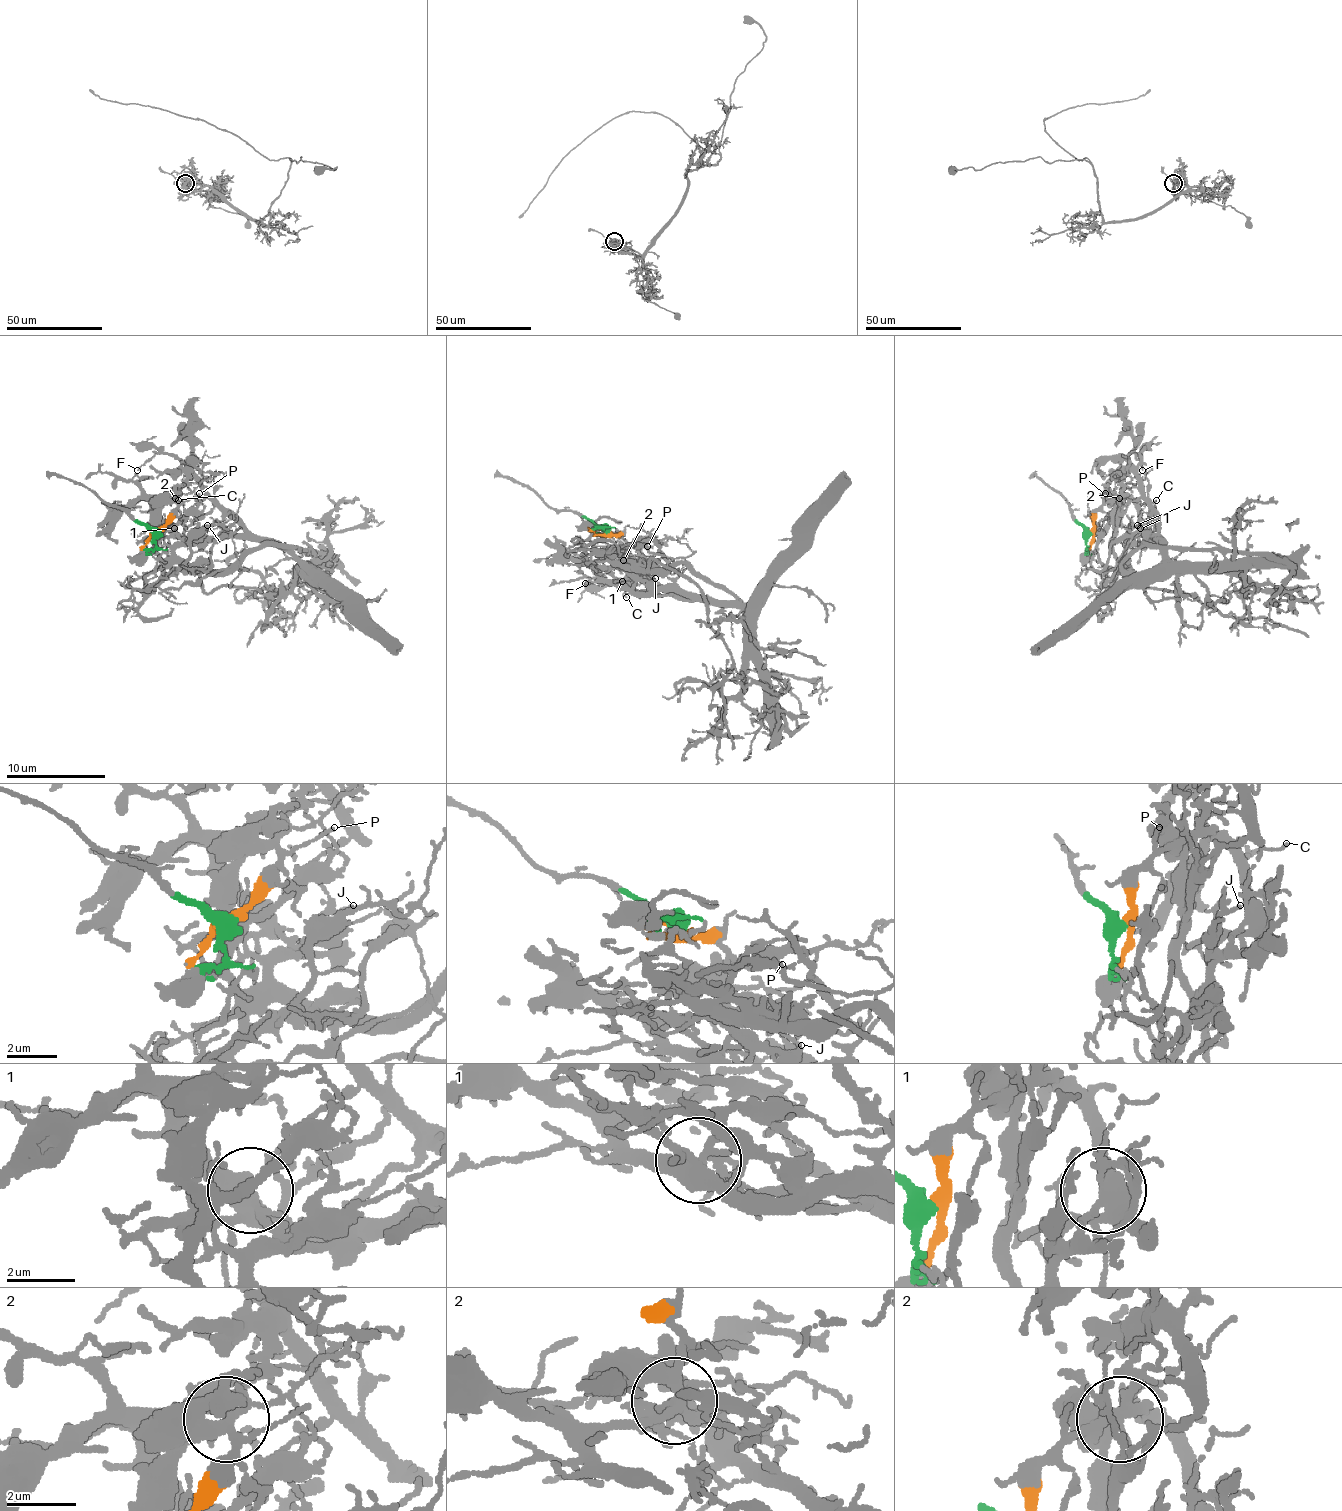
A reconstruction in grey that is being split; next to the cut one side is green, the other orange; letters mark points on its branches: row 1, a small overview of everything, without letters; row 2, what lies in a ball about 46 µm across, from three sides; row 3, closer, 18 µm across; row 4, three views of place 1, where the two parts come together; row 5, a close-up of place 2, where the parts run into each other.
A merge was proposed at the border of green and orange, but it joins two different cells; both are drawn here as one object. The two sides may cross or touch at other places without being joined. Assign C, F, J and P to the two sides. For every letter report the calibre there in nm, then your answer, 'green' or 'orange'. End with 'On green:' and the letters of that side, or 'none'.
C: 110 nm | green
F: 110 nm | orange
J: 110 nm | green
P: 110 nm | orange
On green: C, J

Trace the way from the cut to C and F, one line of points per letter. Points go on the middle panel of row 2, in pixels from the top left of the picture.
C: (602, 529), (599, 531), (604, 531), (594, 541), (597, 549), (627, 574), (622, 581), (632, 584), (627, 596)
F: (602, 529), (624, 541), (624, 559), (614, 566), (594, 566), (587, 561), (619, 554), (634, 576), (584, 584)

